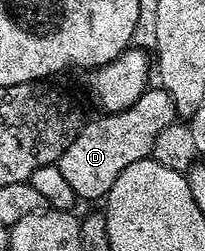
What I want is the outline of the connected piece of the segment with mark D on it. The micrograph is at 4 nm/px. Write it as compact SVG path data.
M155 85L143 92L129 109L100 114L100 119L84 122L79 135L63 151L57 161L65 181L73 185L76 196L83 199L102 200L109 193L113 181L129 165L151 155L157 133L176 122L175 102L162 86Z

